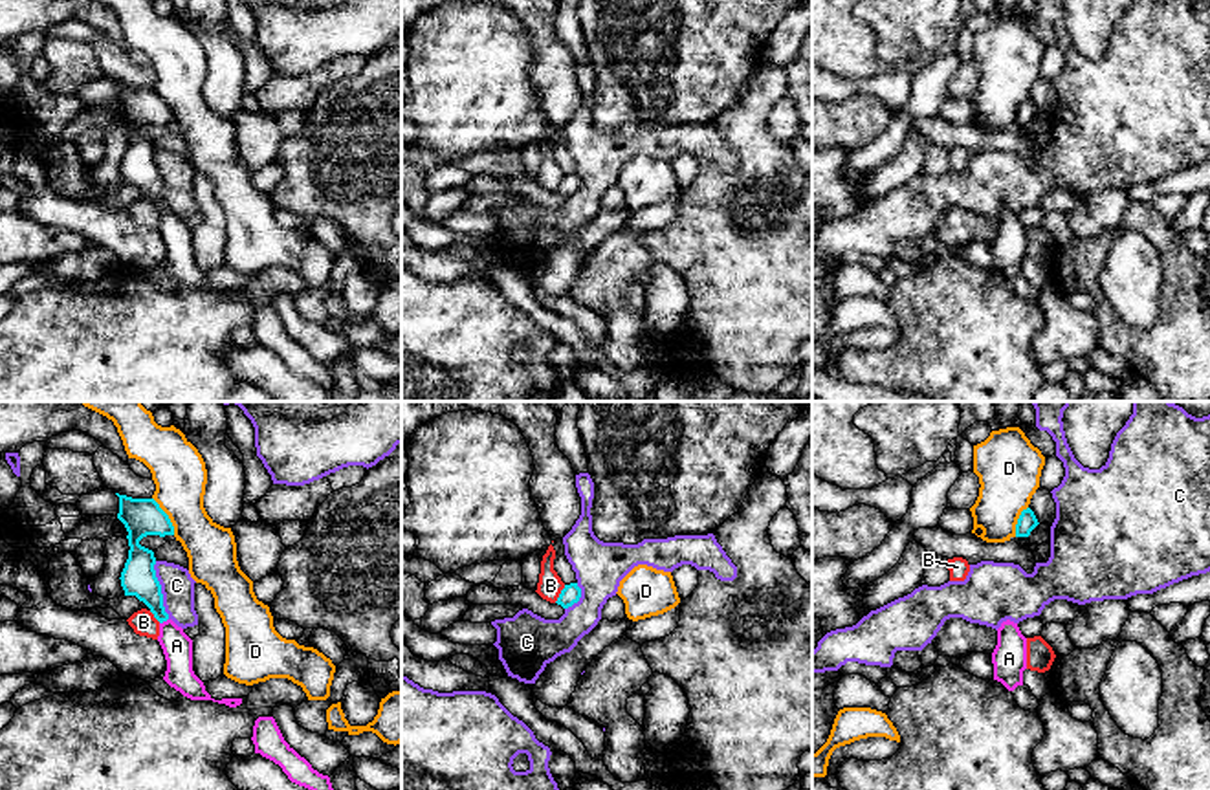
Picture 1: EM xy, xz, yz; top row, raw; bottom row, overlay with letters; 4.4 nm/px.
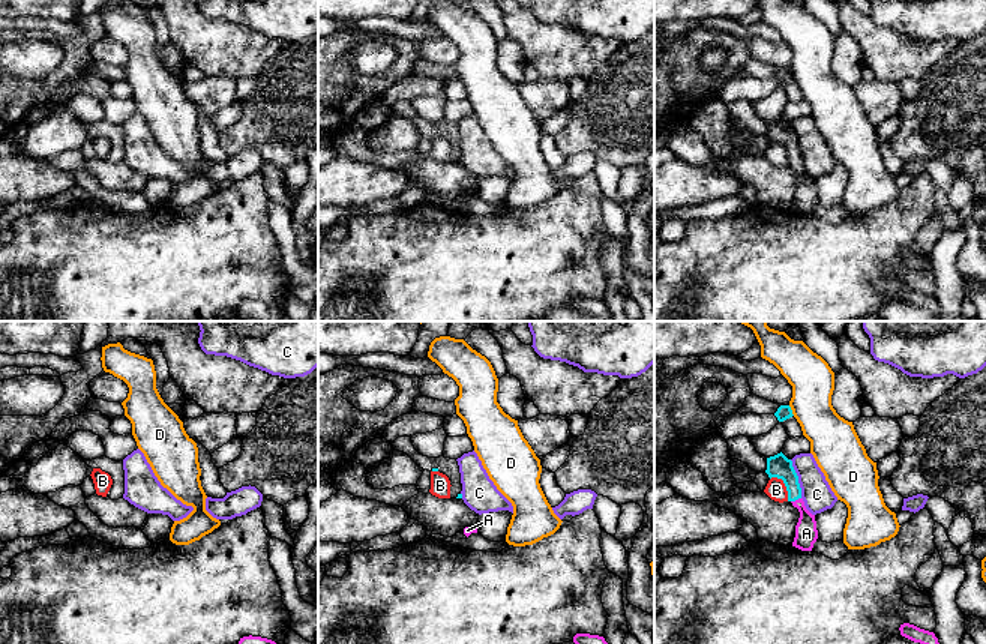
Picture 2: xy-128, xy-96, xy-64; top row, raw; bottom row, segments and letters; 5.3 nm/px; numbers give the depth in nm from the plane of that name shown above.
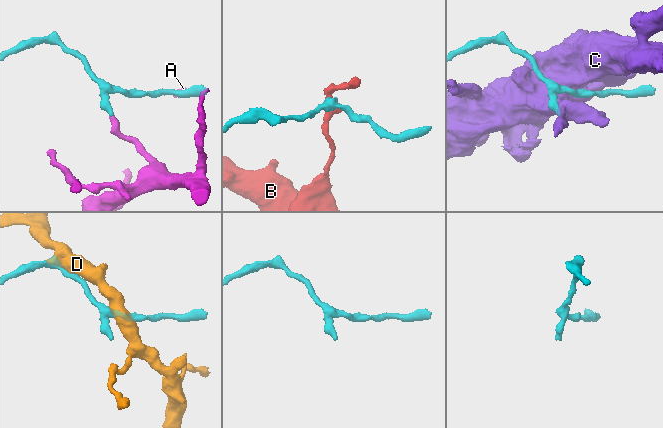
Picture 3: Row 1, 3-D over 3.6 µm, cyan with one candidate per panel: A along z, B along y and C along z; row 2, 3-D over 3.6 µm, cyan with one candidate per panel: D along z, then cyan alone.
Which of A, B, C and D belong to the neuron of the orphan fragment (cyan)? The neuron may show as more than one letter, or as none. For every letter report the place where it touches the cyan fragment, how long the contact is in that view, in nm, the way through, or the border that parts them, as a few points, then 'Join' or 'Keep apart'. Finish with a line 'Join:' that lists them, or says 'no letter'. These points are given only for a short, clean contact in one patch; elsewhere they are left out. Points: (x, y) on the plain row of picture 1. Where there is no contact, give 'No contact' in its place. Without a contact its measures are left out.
A: Touches cyan at xy (164, 209). Shared border 50 nm. Path across: xy (138, 167), (164, 209), (176, 235). Join
B: Touches cyan at xz (560, 184). Shared border 90 nm. Boundary: xz (565, 175), (554, 191). Keep apart
C: Touches cyan at xy (160, 180). Shared border 260 nm. Keep apart
D: Touches cyan at xy (167, 105). Shared border 190 nm. Keep apart
Join: A

